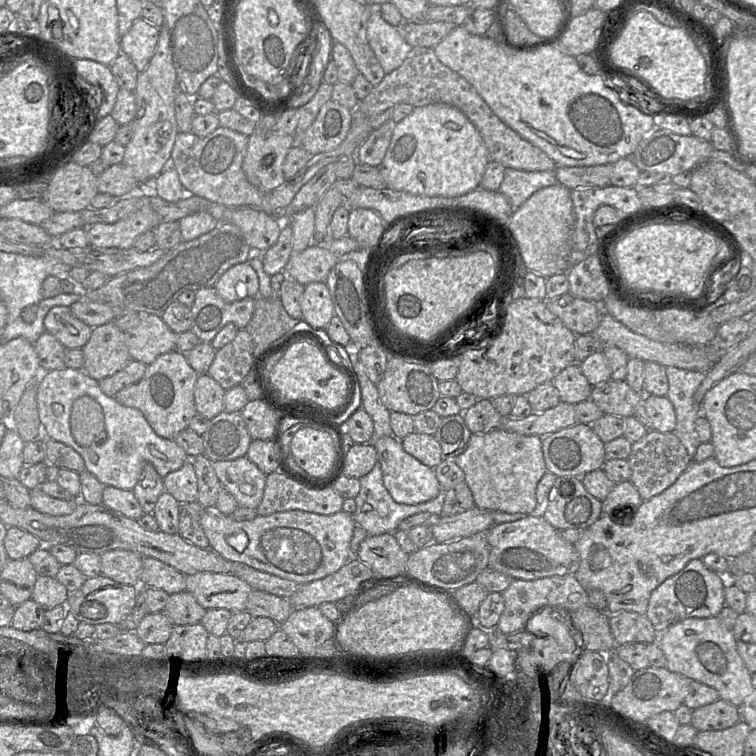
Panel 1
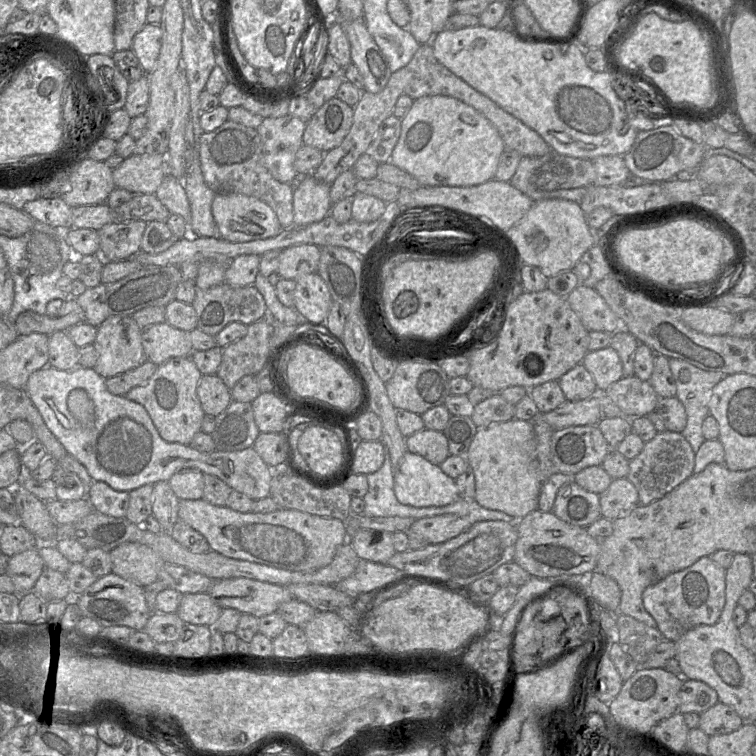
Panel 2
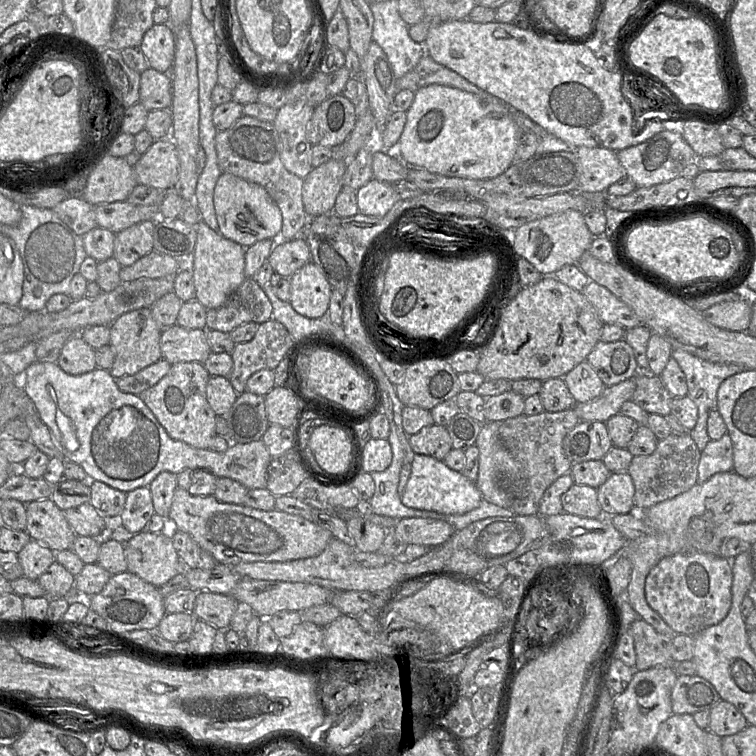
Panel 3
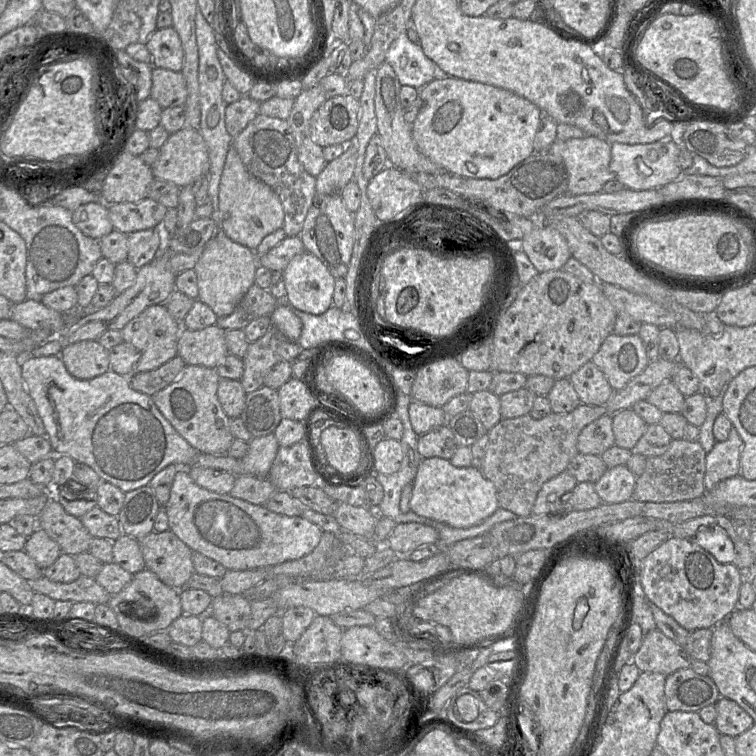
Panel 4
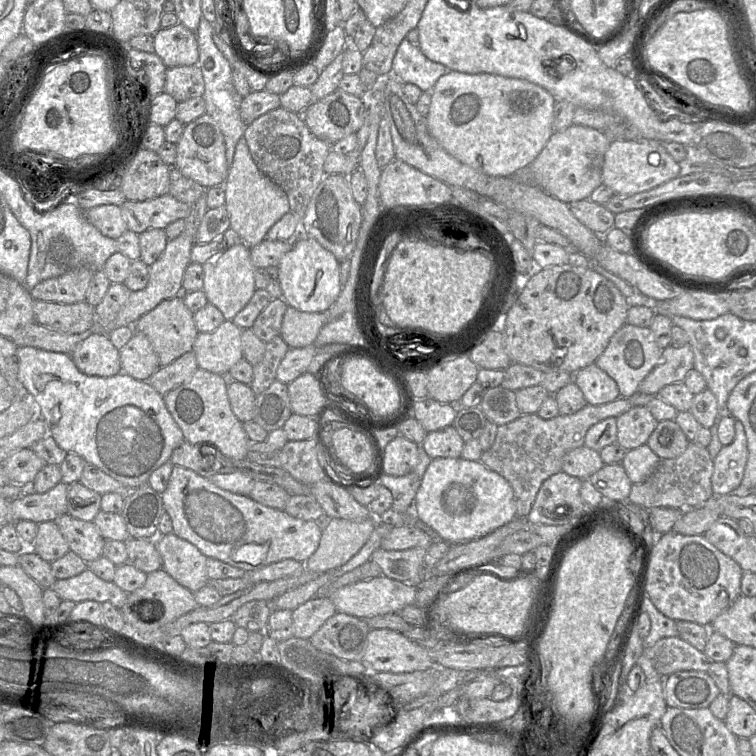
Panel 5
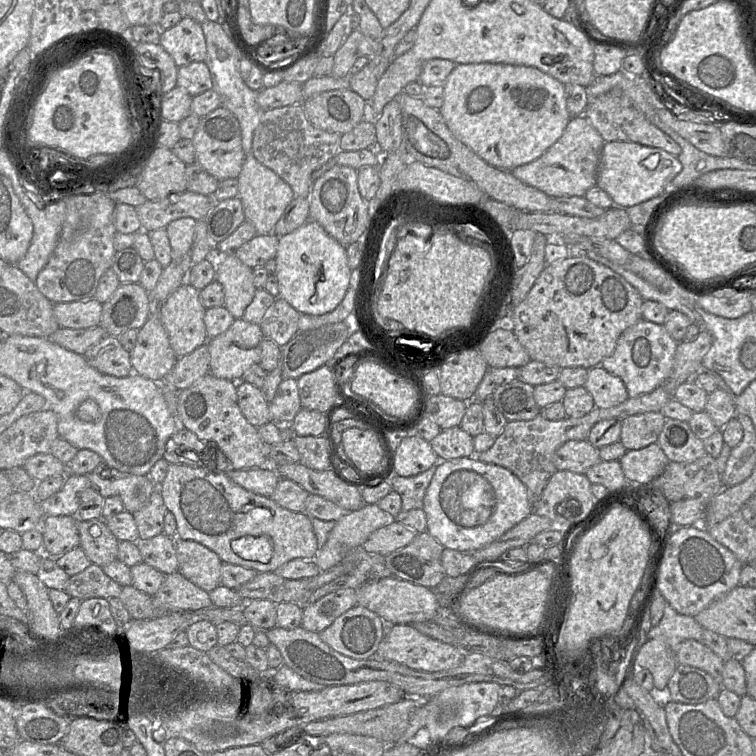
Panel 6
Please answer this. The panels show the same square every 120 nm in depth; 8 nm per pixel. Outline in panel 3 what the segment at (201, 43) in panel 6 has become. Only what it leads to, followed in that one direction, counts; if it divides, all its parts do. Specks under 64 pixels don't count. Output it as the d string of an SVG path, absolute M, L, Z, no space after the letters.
M154 24L143 36L140 49L149 67L169 73L175 56L175 37L168 24Z

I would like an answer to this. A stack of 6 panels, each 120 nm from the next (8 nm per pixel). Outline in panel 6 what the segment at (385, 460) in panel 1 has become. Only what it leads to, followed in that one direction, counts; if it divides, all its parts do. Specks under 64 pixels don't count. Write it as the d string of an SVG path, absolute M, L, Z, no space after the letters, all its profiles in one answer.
M476 456L440 460L426 490L423 510L427 531L445 548L475 551L493 542L533 512L525 484L509 469L480 461Z

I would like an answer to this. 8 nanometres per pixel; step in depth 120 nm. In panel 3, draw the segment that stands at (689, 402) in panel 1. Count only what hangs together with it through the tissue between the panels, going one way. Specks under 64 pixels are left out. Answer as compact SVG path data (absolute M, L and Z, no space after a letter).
M673 349L672 357L685 374L688 393L698 408L698 420L690 436L702 451L710 438L707 433L707 420L710 412L718 410L717 392L721 383L728 377L749 370L733 363L712 363L693 356L683 350Z

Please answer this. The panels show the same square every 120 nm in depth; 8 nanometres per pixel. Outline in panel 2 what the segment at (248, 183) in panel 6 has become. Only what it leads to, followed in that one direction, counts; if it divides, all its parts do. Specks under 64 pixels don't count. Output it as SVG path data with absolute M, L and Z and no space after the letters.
M216 193L212 201L212 215L217 225L217 235L230 242L271 238L283 229L276 213L268 204L240 193Z

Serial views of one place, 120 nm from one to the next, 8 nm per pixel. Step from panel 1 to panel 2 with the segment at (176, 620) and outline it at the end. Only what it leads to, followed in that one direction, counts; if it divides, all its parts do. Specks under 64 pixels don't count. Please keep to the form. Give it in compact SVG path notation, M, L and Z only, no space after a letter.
M208 593L184 594L176 611L186 624L204 625L213 628L222 608Z

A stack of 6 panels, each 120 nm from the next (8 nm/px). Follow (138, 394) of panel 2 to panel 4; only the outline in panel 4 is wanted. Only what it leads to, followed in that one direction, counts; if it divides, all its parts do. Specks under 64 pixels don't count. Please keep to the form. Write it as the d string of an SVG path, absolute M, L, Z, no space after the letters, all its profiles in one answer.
M187 365L176 381L152 395L164 417L199 453L226 454L234 440L230 417L223 410L217 396L220 380L216 369Z

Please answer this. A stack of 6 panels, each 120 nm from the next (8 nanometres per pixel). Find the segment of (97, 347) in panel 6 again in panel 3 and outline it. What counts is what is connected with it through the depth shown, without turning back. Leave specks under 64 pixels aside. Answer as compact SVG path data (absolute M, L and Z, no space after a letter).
M74 334L62 347L57 363L68 374L85 374L97 368L95 349Z

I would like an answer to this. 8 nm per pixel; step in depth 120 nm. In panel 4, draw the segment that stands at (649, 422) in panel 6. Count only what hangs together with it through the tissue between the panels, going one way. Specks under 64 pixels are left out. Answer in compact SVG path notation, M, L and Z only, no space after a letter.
M632 408L620 410L612 415L614 444L633 450L643 436L647 423Z

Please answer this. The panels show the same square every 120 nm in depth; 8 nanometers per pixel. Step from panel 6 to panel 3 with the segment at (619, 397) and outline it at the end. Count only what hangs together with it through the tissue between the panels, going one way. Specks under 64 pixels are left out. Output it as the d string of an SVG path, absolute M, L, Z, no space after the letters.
M587 360L574 367L563 379L574 397L575 403L593 400L603 392L605 387L608 387Z

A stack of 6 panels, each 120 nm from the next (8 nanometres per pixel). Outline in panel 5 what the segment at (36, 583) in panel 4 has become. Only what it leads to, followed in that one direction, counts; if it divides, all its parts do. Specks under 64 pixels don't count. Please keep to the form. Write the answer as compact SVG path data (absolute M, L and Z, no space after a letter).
M86 568L80 574L56 580L49 588L61 600L73 601L76 604L83 601L110 602L120 609L126 602L128 593L119 588L113 581L104 581Z

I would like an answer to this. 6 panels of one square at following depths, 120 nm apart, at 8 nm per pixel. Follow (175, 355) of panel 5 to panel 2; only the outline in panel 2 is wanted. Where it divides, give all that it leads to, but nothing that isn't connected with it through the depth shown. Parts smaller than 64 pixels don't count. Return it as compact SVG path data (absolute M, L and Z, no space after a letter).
M113 316L97 327L97 336L93 345L98 352L94 370L103 378L111 378L134 369L147 361L142 345L143 329L132 316Z

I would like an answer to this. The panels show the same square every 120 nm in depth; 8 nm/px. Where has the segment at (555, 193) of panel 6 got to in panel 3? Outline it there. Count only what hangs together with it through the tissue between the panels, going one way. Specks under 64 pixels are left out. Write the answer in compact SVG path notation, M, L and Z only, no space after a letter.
M581 146L575 149L581 164L581 176L577 192L601 192L625 177L626 170L616 151L604 147Z

